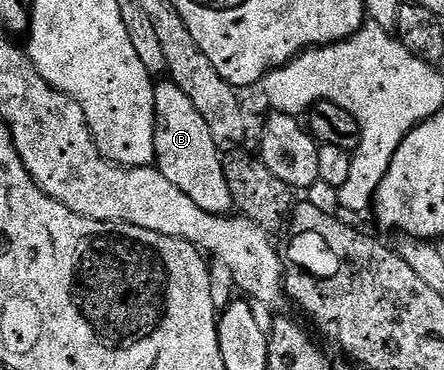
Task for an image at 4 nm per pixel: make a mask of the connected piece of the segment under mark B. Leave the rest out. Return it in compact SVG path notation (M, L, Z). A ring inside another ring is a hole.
M170 81L156 82L153 87L153 106L155 109L155 162L154 166L165 177L165 181L181 189L197 209L203 209L205 213L214 215L226 215L232 210L233 204L229 185L223 176L223 162L221 154L215 146L217 141L212 136L202 117L193 109L193 103Z

